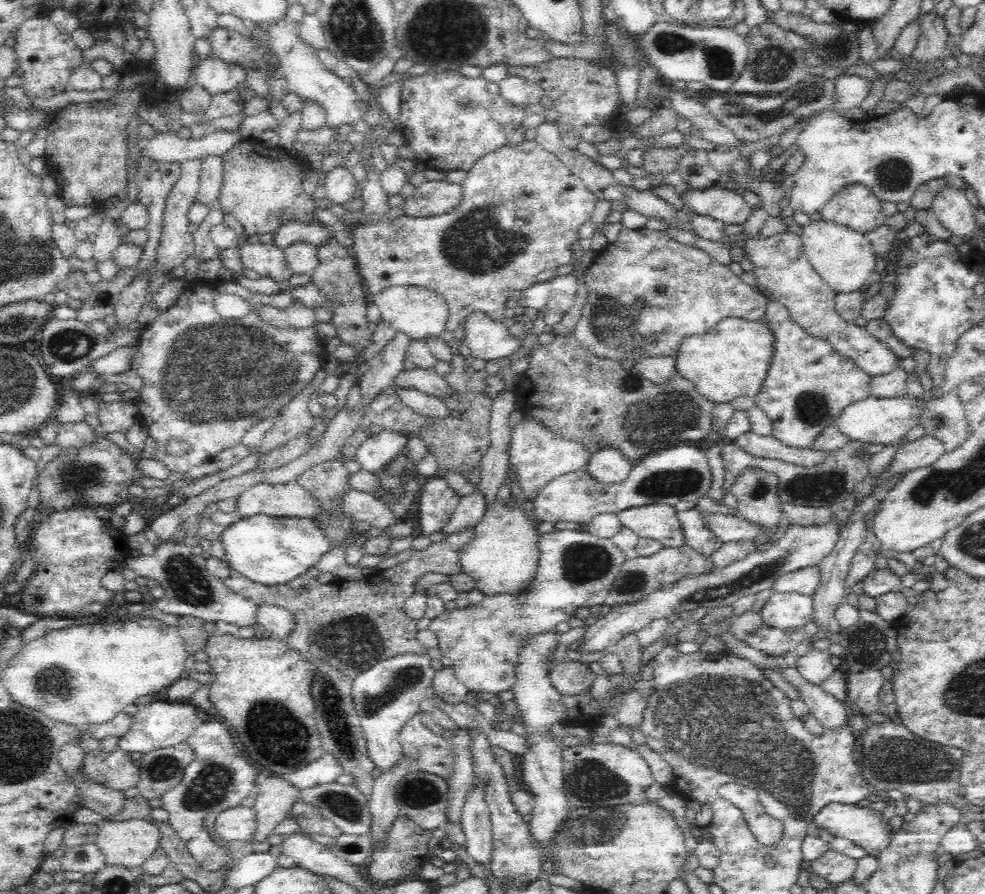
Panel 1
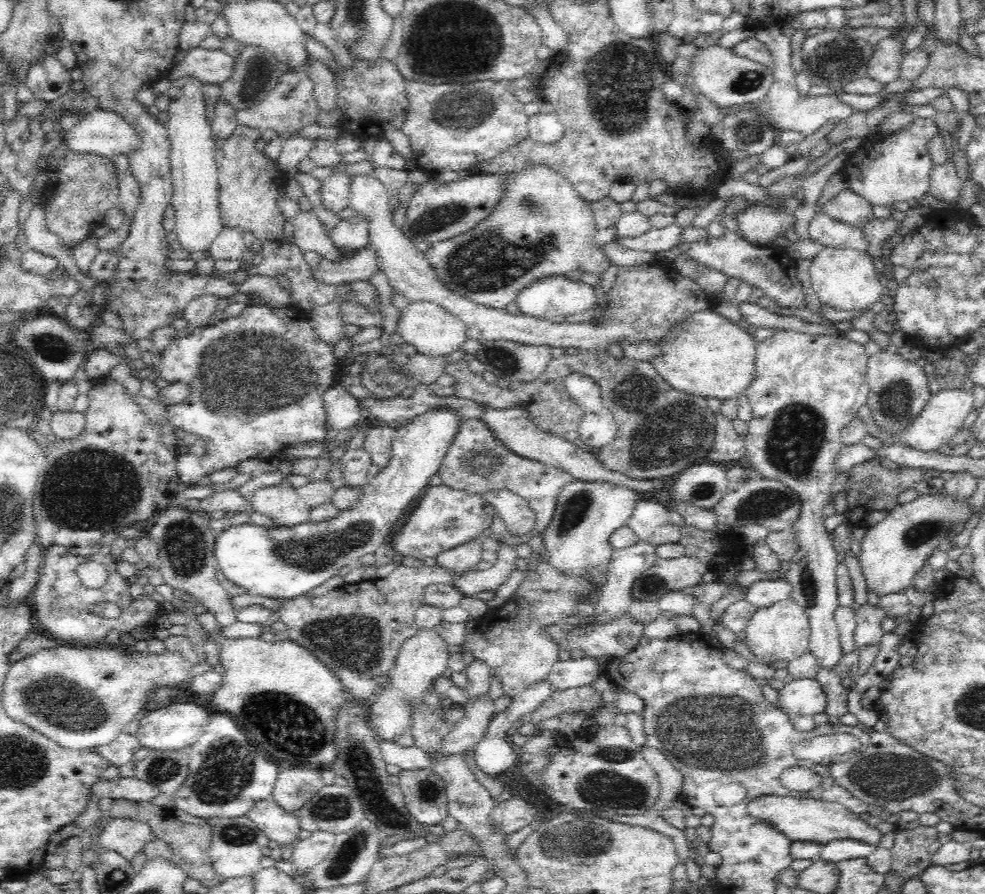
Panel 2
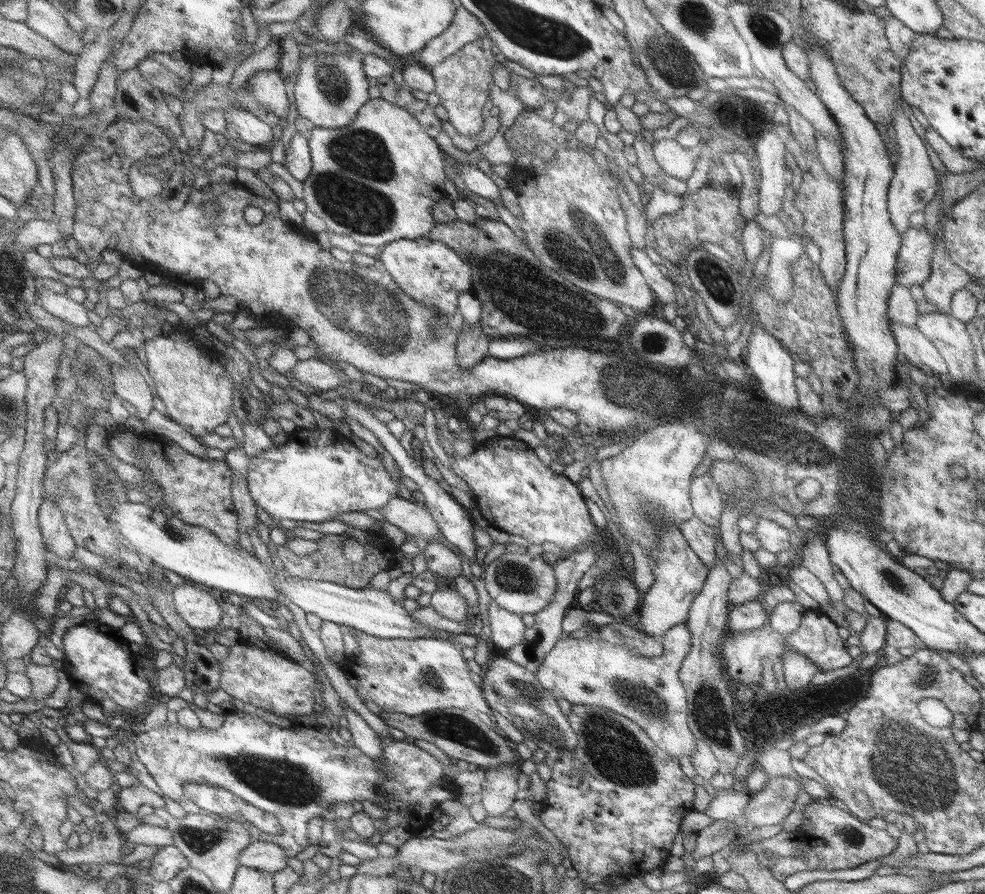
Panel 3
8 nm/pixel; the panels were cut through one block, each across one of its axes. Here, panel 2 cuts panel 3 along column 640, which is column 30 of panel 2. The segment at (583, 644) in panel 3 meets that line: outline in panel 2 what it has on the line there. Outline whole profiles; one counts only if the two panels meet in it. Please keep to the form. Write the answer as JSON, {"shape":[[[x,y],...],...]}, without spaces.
{"shape":[[[60,645],[58,648],[37,651],[10,665],[2,686],[1,704],[10,719],[28,725],[66,750],[96,749],[113,743],[124,732],[125,726],[136,718],[136,714],[140,714],[140,708],[148,698],[190,682],[192,669],[193,666],[180,654],[168,651],[162,656],[146,656],[135,650],[109,645],[100,648]]]}

